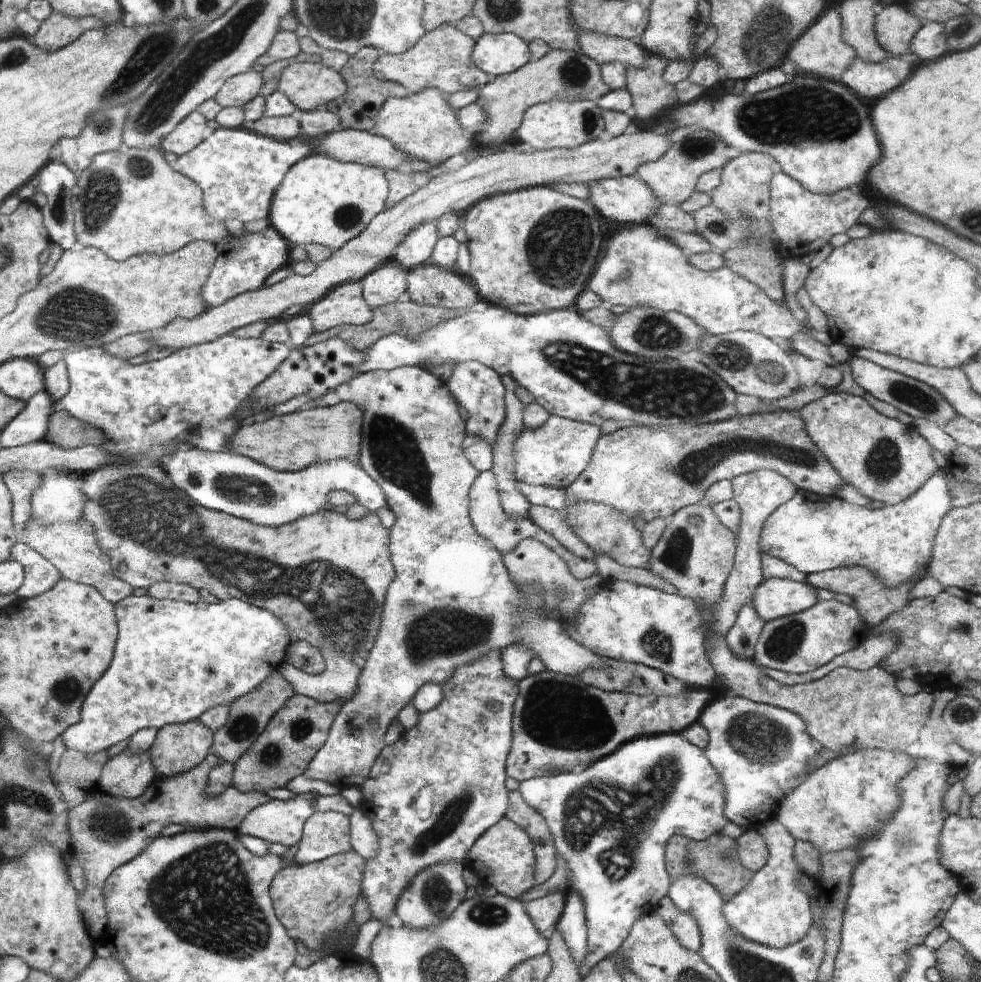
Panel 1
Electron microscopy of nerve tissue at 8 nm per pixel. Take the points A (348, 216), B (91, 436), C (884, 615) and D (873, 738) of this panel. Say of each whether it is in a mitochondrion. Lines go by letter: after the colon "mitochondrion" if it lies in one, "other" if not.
A: mitochondrion
B: other
C: other
D: other

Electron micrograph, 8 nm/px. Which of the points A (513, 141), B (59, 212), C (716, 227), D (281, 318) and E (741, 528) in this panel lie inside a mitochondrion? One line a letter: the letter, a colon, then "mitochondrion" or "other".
A: other
B: mitochondrion
C: mitochondrion
D: other
E: other

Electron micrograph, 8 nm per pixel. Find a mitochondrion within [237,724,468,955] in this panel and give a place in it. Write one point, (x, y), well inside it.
(435, 894)

